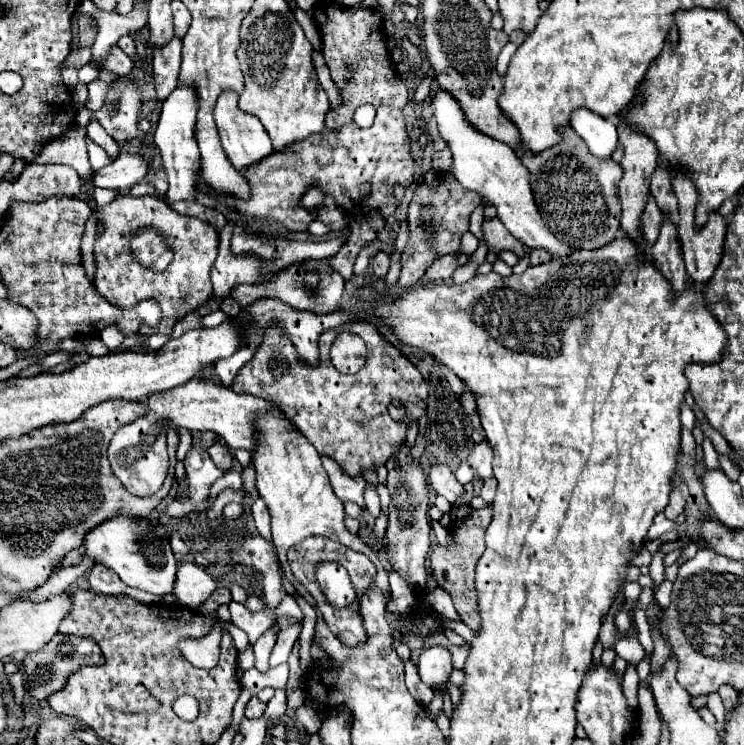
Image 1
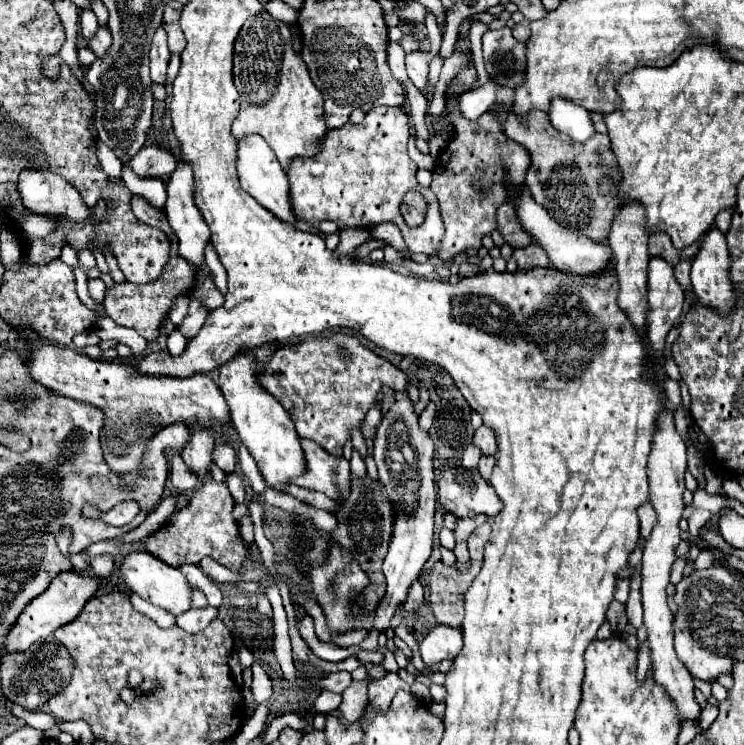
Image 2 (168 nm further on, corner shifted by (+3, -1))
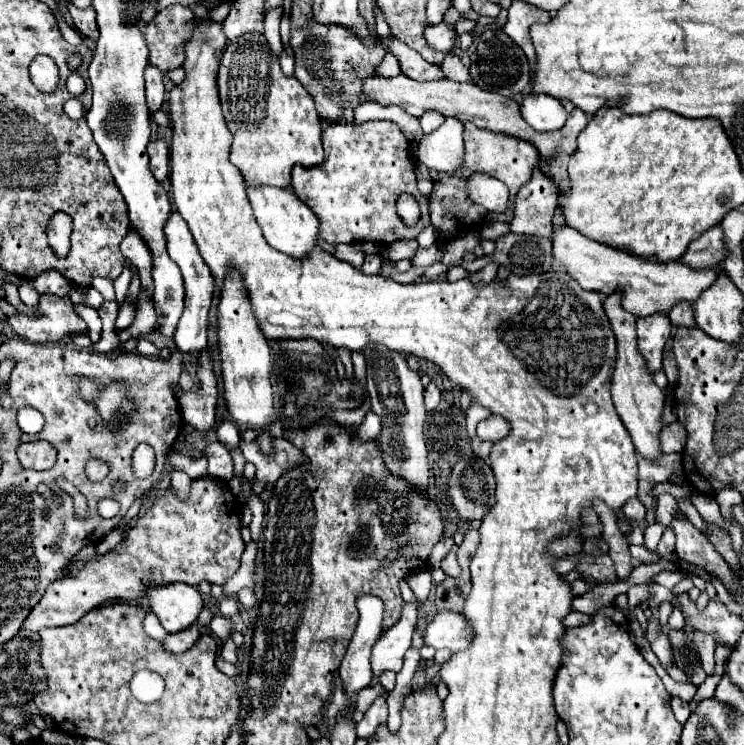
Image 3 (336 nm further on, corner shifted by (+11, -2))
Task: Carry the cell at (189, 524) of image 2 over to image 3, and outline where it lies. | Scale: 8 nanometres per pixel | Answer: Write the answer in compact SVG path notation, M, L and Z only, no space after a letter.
M210 475L194 479L186 501L178 499L176 493L168 489L144 511L142 517L132 521L124 539L112 551L88 561L74 575L50 583L22 629L38 633L44 627L72 625L88 611L112 599L134 601L152 585L186 583L196 587L200 581L224 585L238 571L246 547L240 533L240 519L242 505L230 485L222 479Z

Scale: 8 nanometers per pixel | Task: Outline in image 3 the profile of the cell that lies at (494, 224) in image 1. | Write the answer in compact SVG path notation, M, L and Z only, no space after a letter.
M540 167L534 169L532 179L516 195L512 233L524 235L552 235L552 219L558 209L560 185L556 185Z

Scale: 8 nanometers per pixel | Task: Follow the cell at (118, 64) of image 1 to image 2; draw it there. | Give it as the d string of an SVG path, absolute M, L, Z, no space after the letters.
M100 28L98 34L90 40L90 50L96 54L96 58L104 58L112 46L112 34L106 28Z

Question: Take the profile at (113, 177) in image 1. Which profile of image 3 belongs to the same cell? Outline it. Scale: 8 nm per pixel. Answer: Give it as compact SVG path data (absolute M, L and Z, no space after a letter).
M162 139L150 141L150 171L158 181L164 181L168 177L168 163L170 163L168 143Z

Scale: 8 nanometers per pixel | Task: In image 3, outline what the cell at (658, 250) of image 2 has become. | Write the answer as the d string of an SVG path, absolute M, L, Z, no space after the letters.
M720 225L708 229L700 239L692 241L684 257L680 259L682 263L690 267L714 267L720 265L726 259L726 241L724 241L724 231Z

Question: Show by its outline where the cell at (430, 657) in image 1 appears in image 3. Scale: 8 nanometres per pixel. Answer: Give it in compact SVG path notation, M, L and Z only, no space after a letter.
M438 611L424 631L424 643L434 649L464 651L470 645L472 635L474 629L468 625L462 613Z

